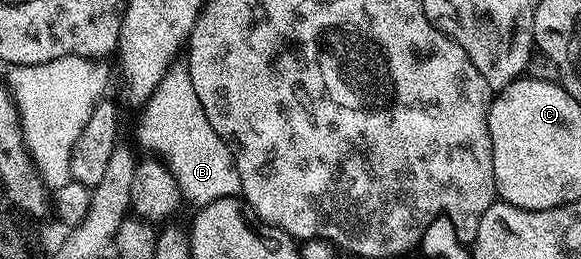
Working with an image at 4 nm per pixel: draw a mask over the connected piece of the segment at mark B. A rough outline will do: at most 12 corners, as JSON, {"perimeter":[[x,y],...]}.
{"perimeter":[[189,69],[146,103],[137,145],[173,171],[187,203],[242,193]]}

